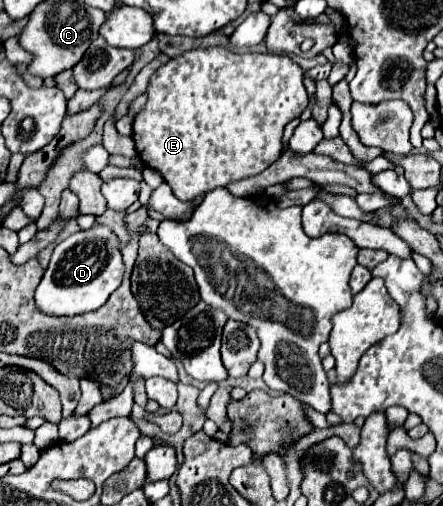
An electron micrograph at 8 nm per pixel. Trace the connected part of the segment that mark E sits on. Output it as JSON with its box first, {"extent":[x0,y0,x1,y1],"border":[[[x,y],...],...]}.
{"extent":[132,46,308,202],"border":[[[214,46],[170,58],[150,76],[146,88],[148,102],[134,118],[132,138],[136,152],[144,166],[160,170],[174,196],[184,202],[218,186],[256,176],[282,156],[284,126],[308,106],[302,78],[304,70],[292,58],[280,54],[234,54],[222,46]]]}

